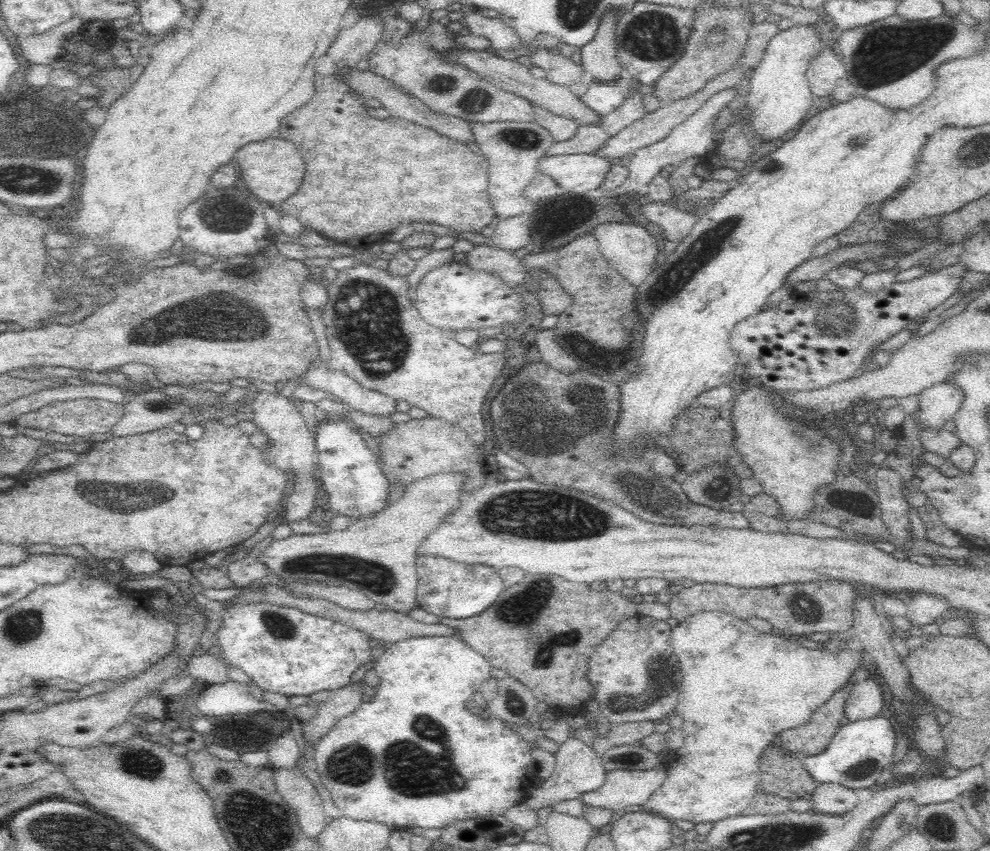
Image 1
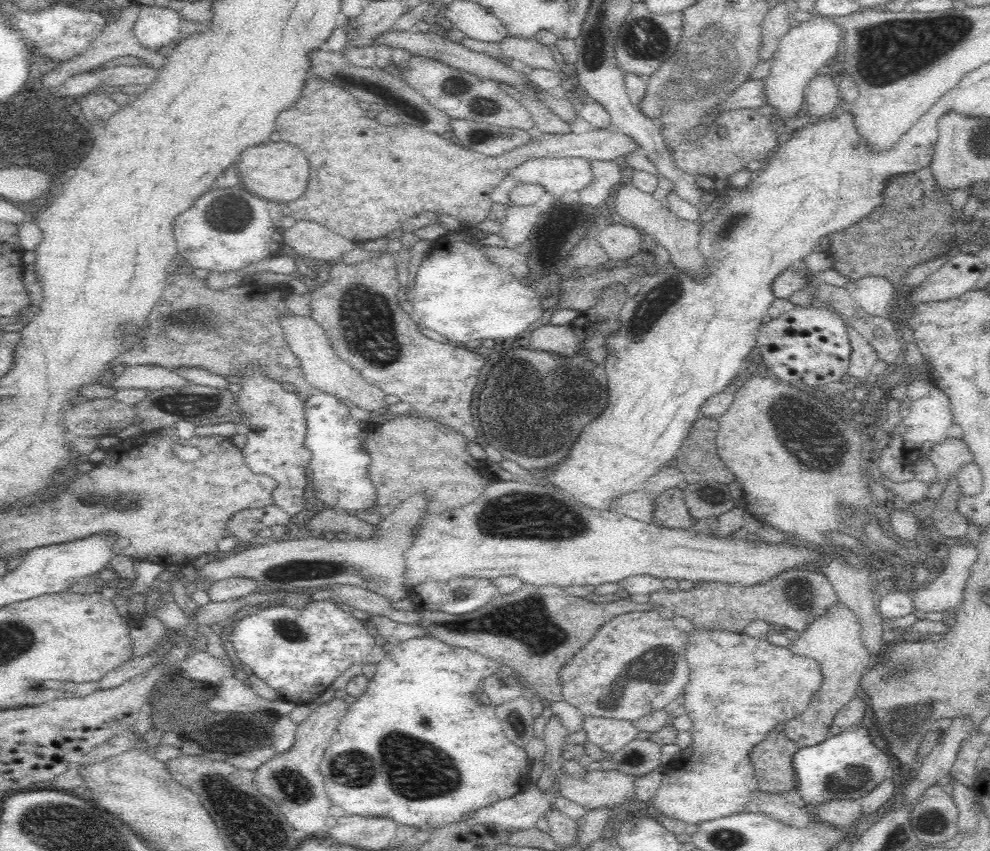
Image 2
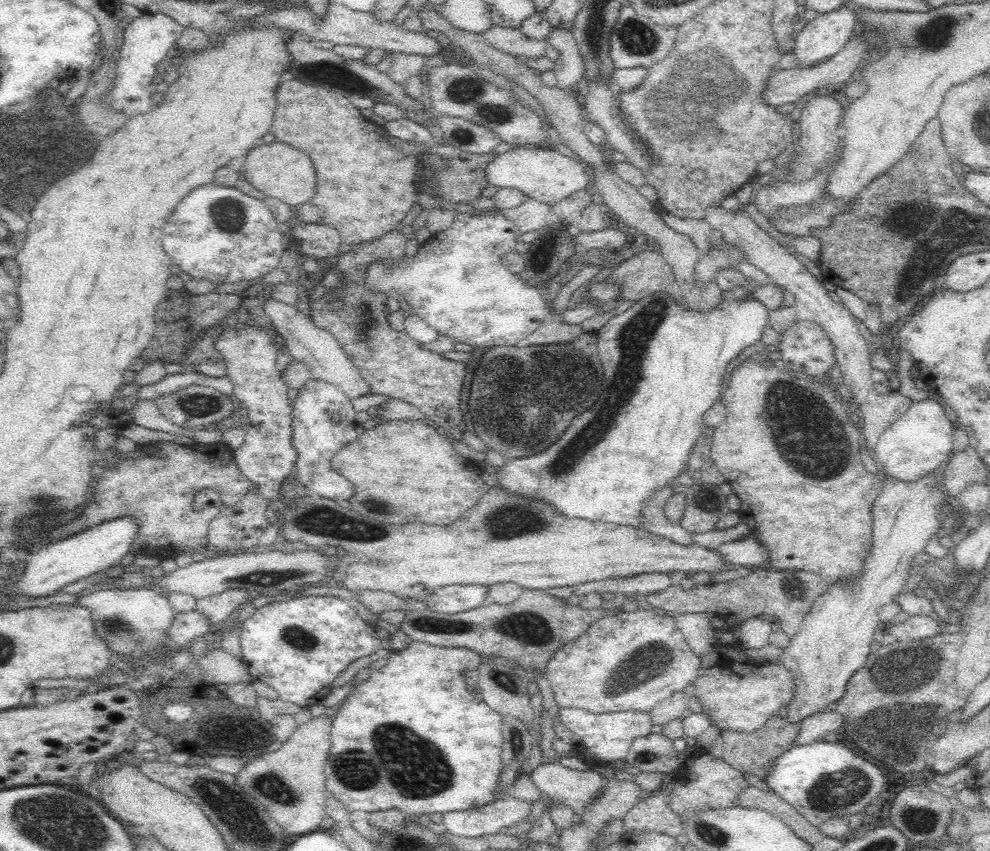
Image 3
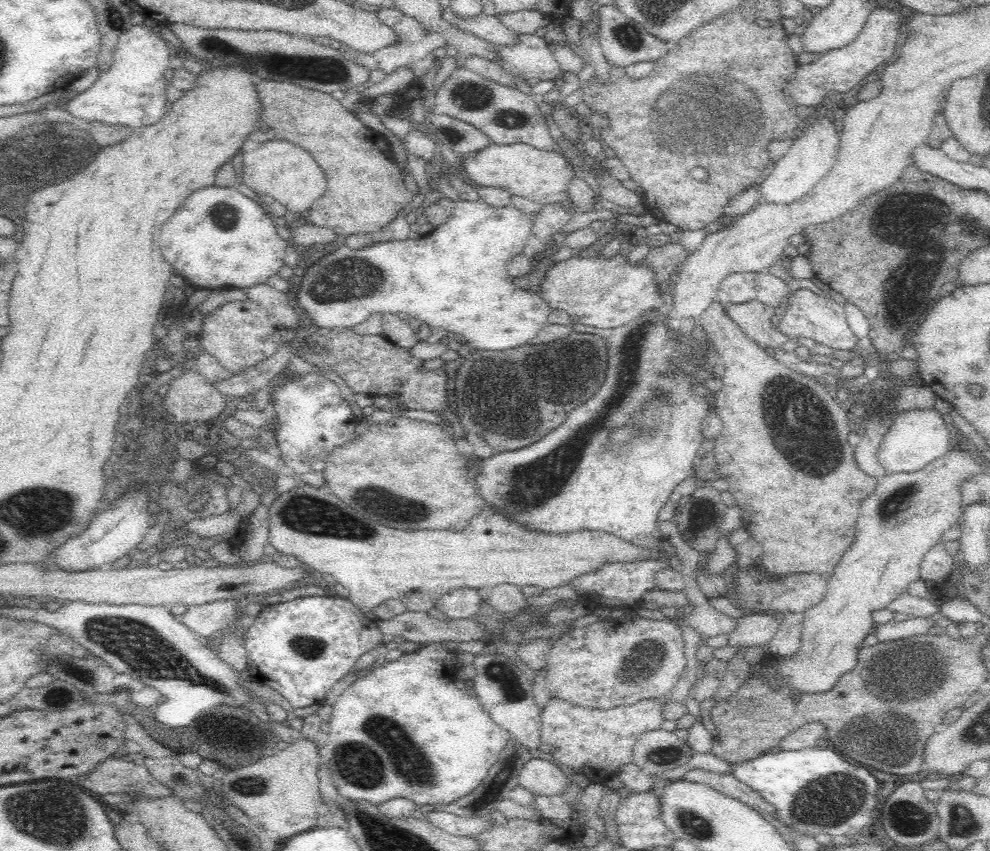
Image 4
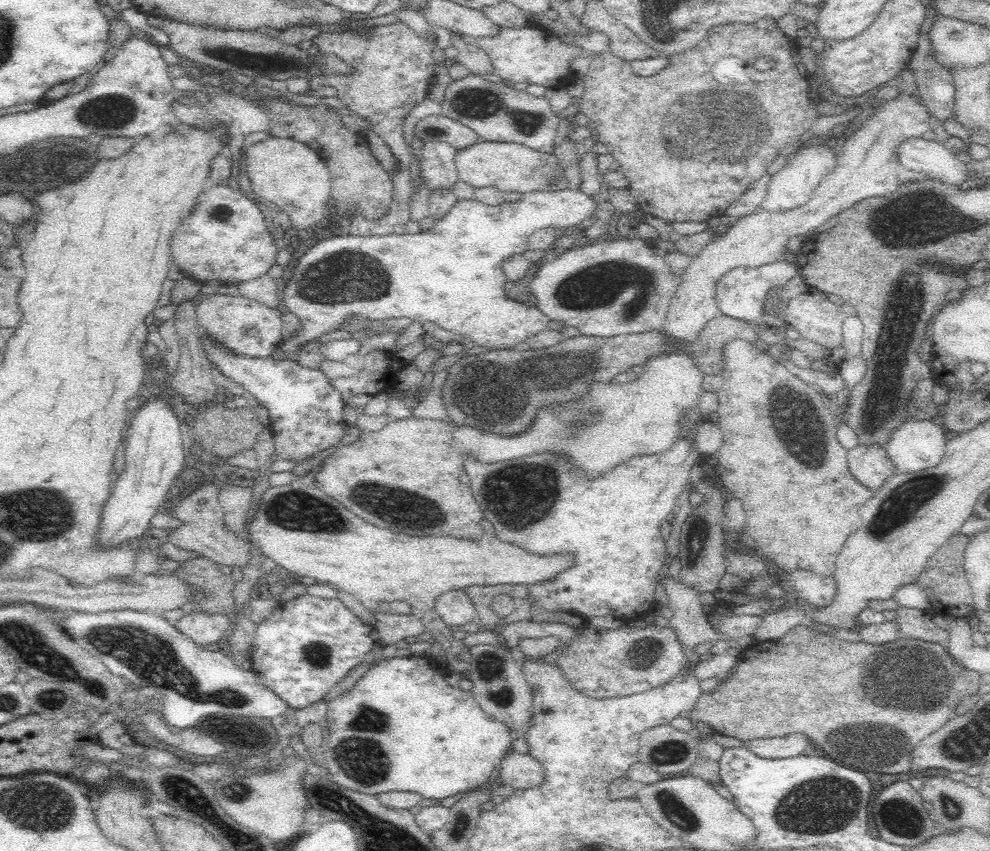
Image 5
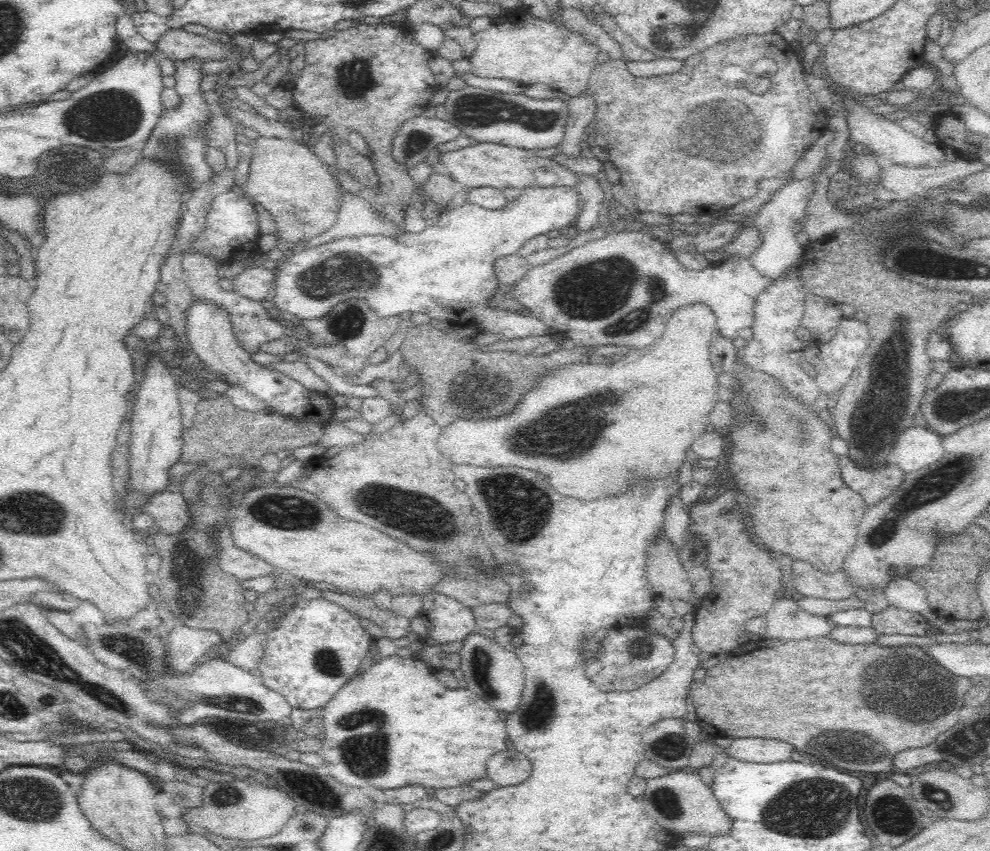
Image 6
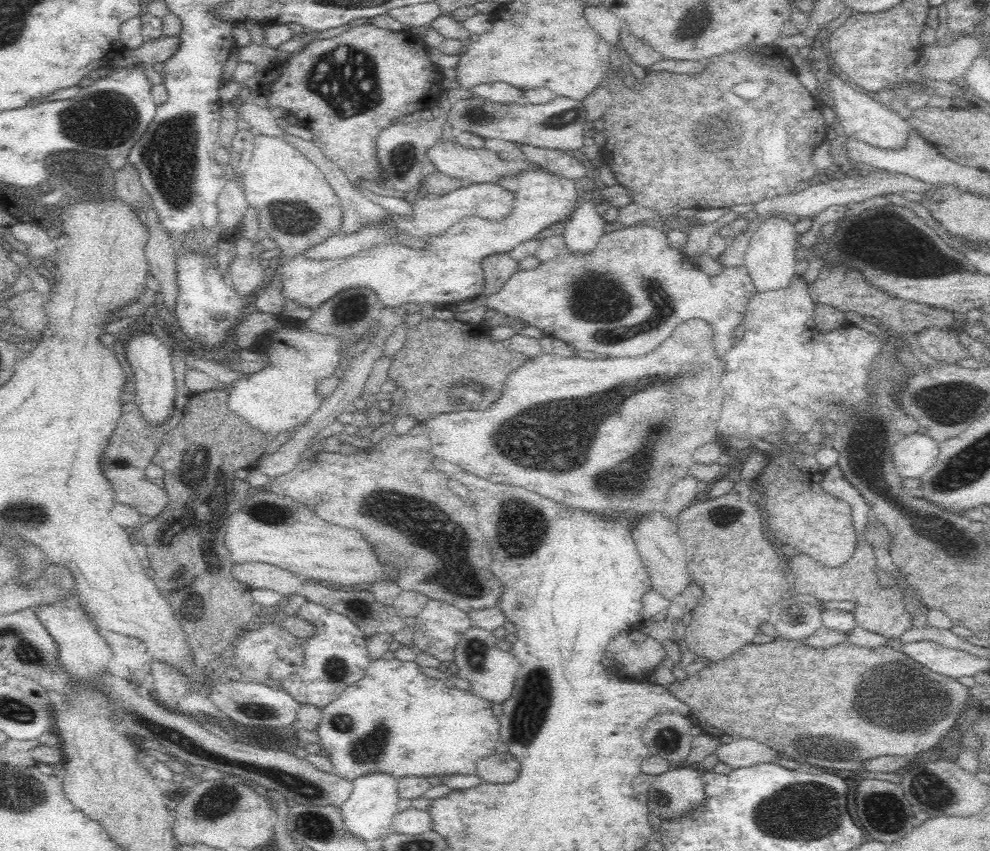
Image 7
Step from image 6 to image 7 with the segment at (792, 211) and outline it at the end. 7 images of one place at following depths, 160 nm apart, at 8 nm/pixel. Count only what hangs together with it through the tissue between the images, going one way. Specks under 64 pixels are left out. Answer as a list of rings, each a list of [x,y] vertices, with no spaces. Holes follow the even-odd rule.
[[[772,217],[765,220],[752,235],[749,245],[744,252],[745,267],[756,287],[756,292],[768,292],[787,289],[791,280],[796,276],[796,234],[794,224],[786,217]]]

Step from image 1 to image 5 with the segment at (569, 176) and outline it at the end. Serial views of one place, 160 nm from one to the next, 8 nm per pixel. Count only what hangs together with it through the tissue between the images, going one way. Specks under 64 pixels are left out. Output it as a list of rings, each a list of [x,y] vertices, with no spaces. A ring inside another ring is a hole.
[[[478,140],[469,147],[459,149],[454,158],[455,168],[458,171],[458,178],[474,188],[495,186],[502,192],[520,192],[522,194],[536,191],[556,191],[570,188],[570,184],[559,159],[552,153],[542,153],[526,145],[518,143],[497,143]]]

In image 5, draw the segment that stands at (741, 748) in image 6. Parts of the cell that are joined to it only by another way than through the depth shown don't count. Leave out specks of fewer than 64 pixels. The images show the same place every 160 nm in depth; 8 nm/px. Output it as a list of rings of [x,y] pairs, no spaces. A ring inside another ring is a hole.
[[[788,734],[788,736],[774,738],[754,738],[742,740],[742,747],[746,751],[765,759],[776,760],[802,755],[802,750],[810,744],[810,740],[802,734]]]

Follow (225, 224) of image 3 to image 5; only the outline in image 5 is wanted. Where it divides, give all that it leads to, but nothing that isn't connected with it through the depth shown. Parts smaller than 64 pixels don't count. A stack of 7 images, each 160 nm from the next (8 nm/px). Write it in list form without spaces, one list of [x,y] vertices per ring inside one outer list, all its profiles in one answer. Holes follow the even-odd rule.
[[[208,184],[197,196],[192,212],[172,236],[174,265],[196,281],[246,282],[266,274],[279,249],[274,245],[264,216],[254,201],[228,184]]]

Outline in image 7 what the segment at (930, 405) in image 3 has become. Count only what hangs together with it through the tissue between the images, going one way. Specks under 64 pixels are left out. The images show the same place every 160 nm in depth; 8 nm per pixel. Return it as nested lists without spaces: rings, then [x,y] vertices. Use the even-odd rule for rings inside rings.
[[[912,433],[893,448],[893,463],[901,478],[920,478],[936,462],[940,443],[927,434]]]

